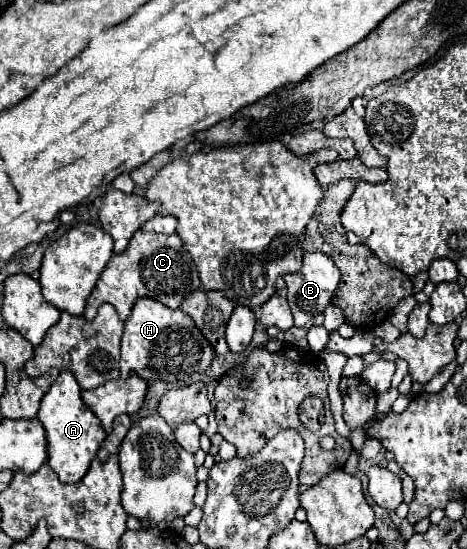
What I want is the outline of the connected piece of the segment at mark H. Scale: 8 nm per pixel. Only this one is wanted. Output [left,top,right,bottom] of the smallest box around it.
[121,299,215,383]

